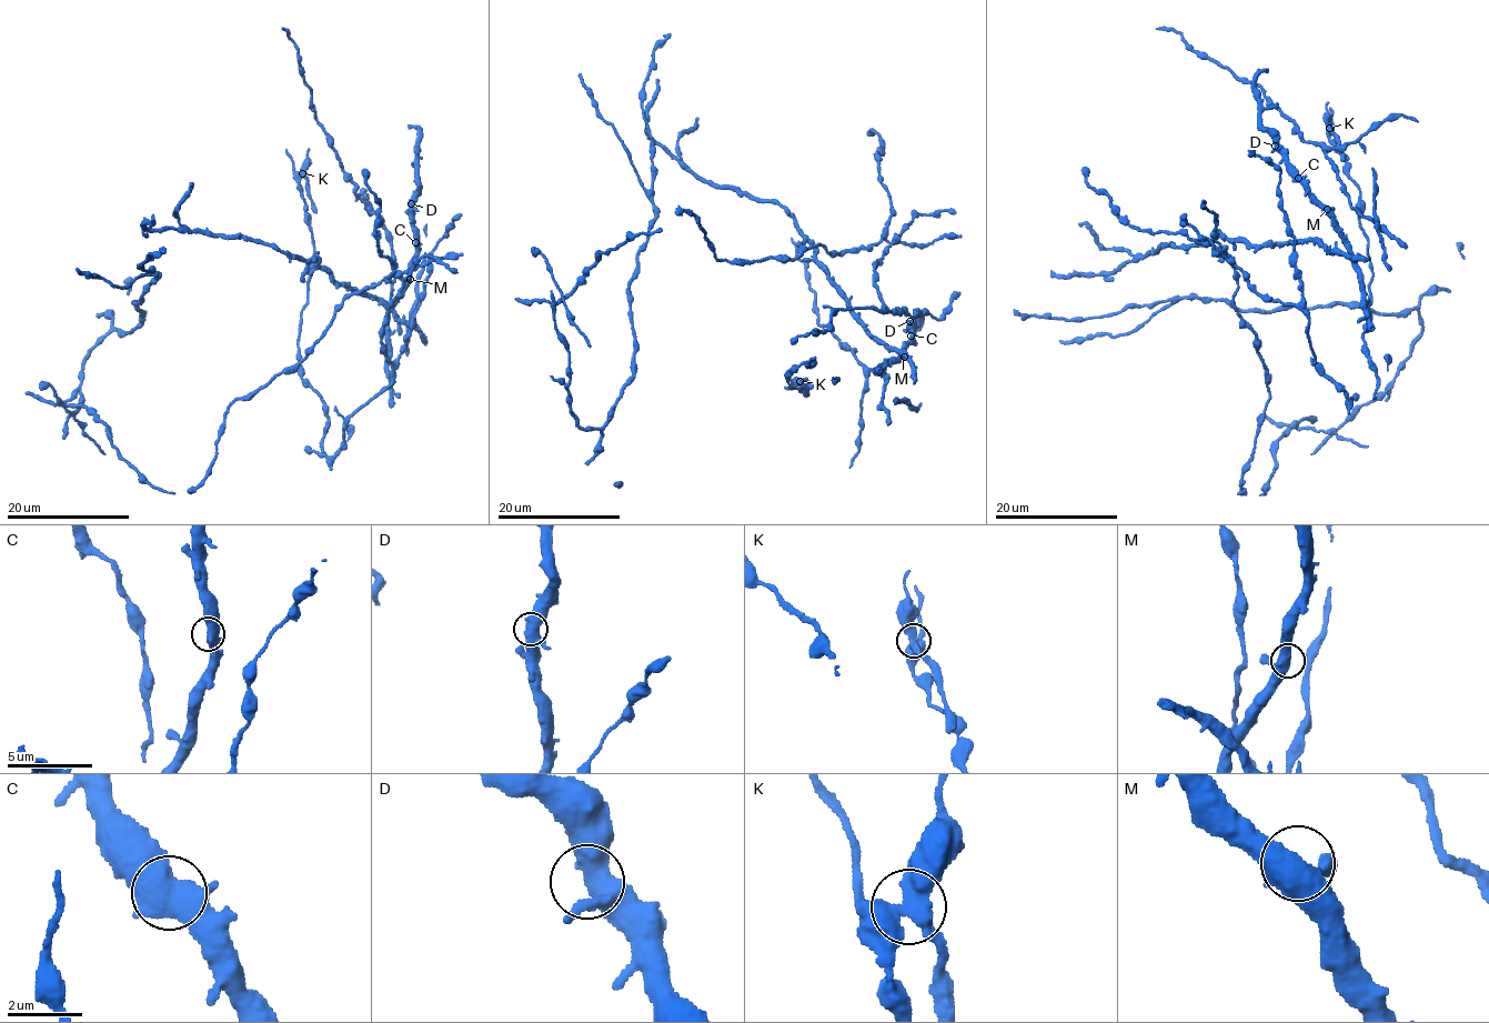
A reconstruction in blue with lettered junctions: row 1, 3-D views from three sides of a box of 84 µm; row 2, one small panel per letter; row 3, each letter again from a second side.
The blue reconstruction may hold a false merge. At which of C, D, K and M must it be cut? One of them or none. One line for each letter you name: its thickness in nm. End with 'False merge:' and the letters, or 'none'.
K: 480 nm thick
False merge: K

